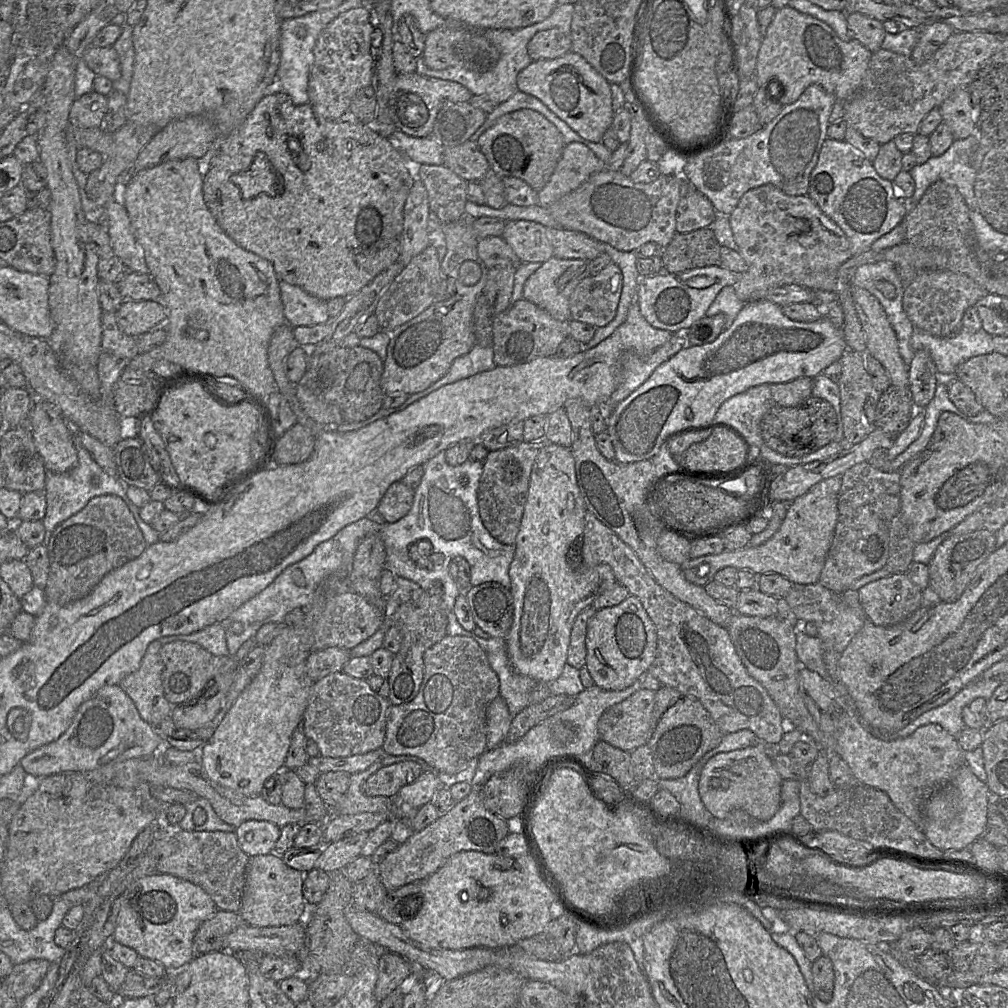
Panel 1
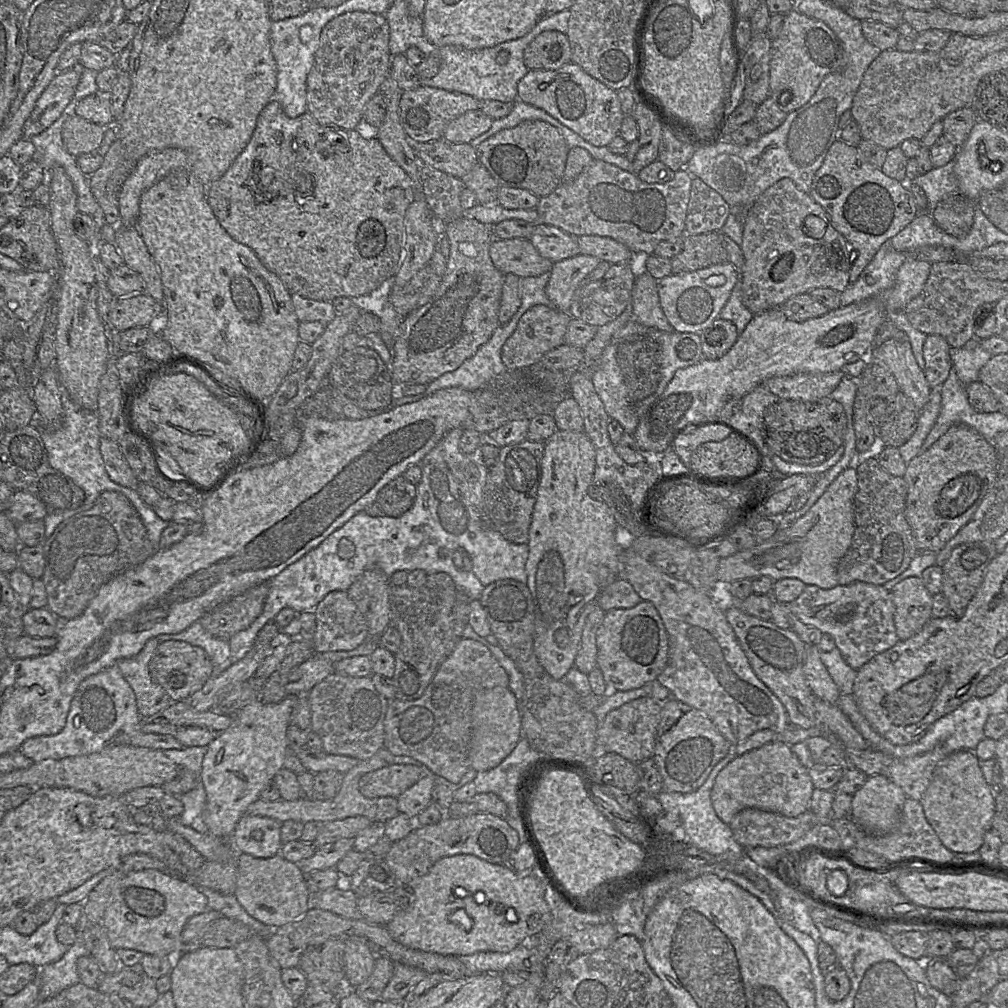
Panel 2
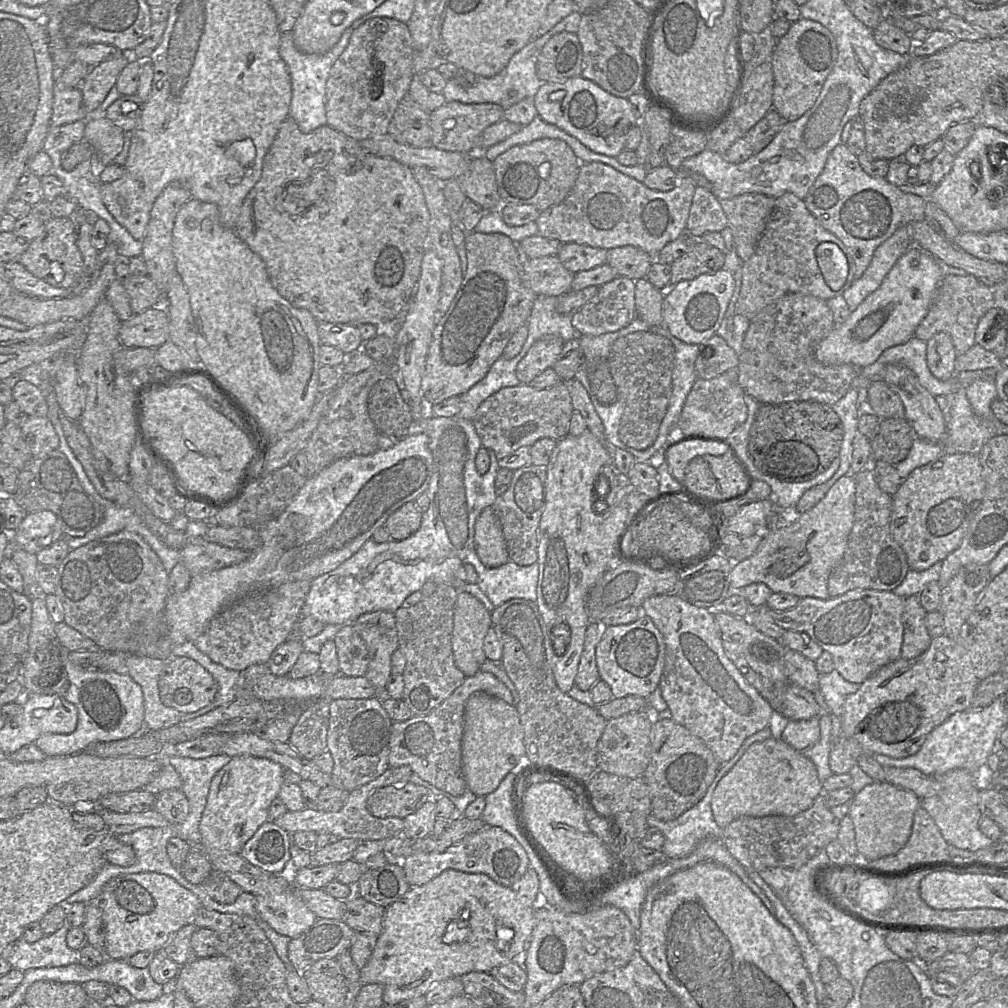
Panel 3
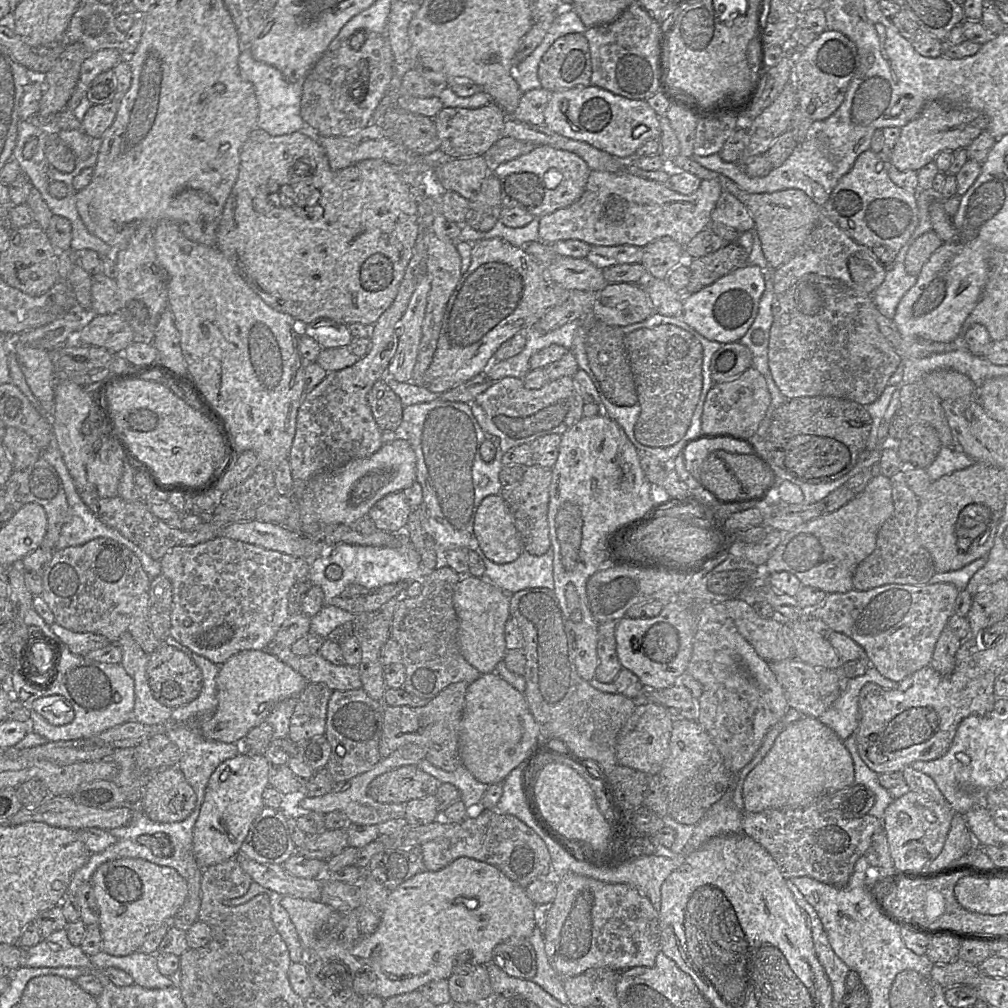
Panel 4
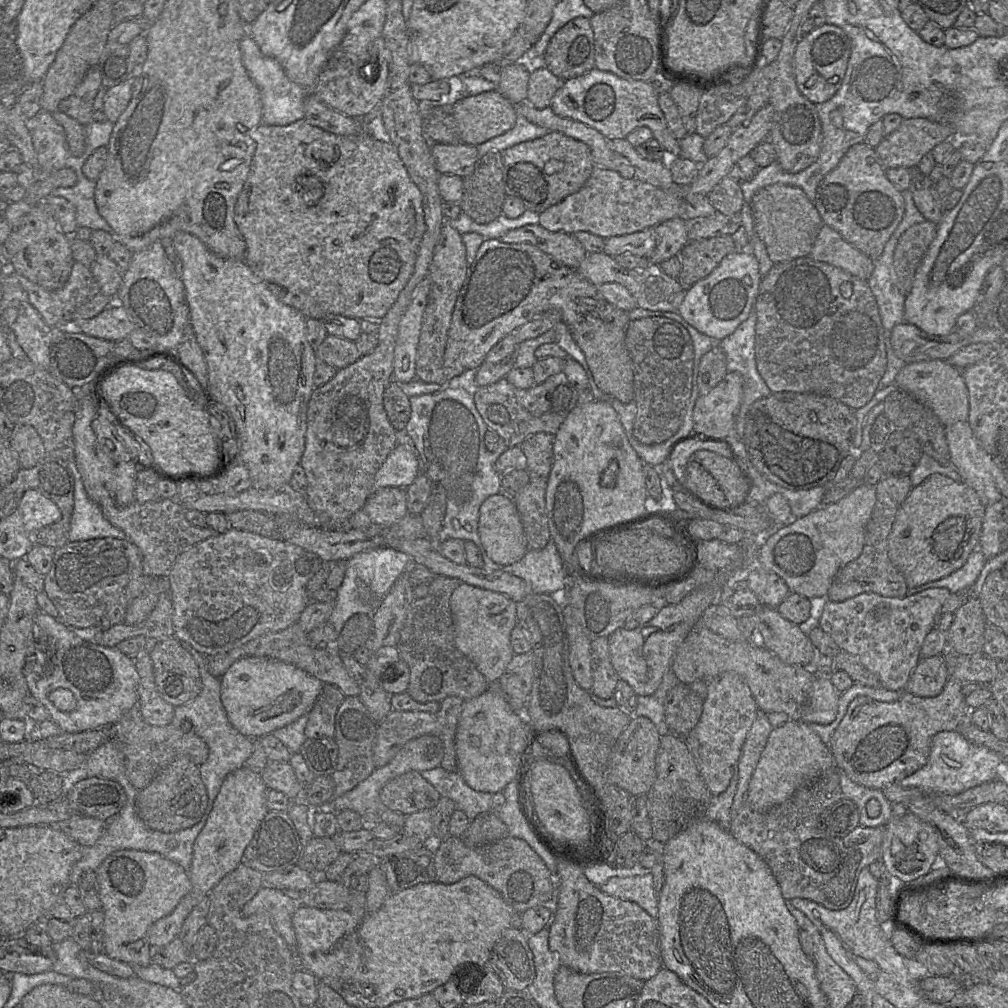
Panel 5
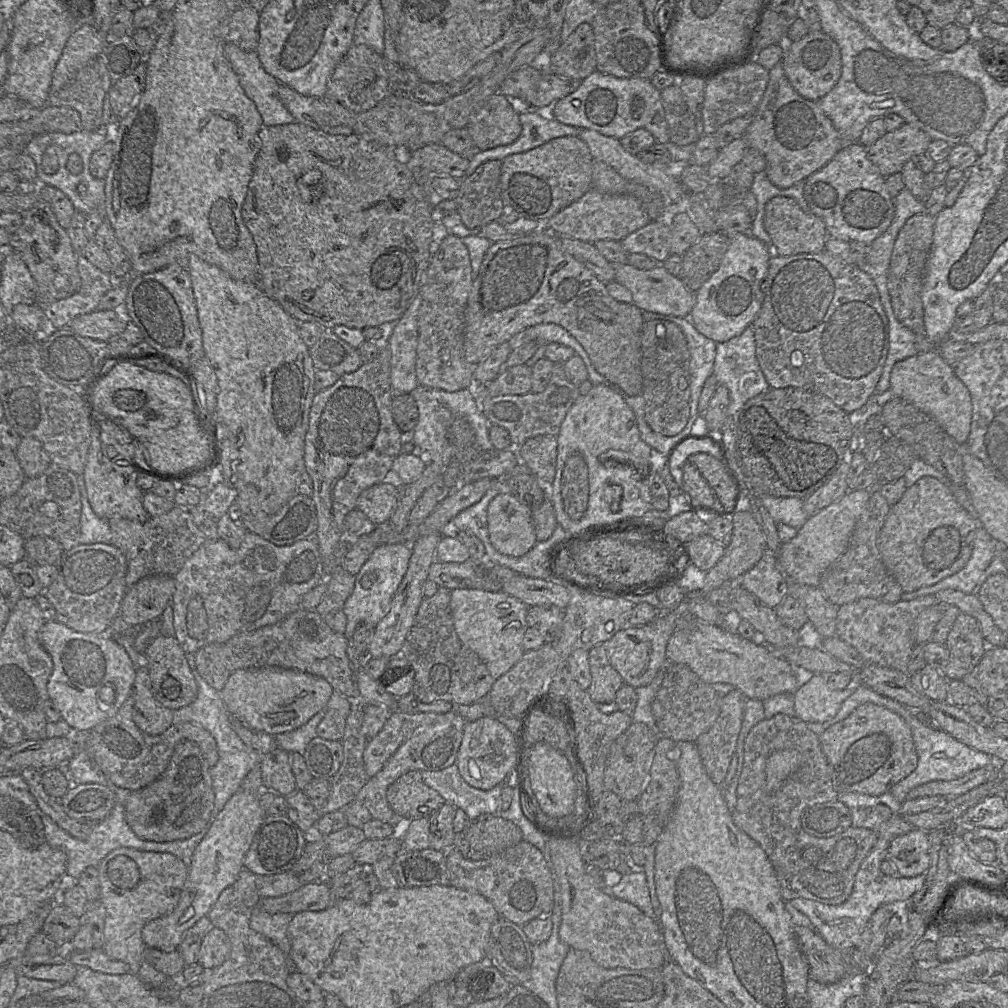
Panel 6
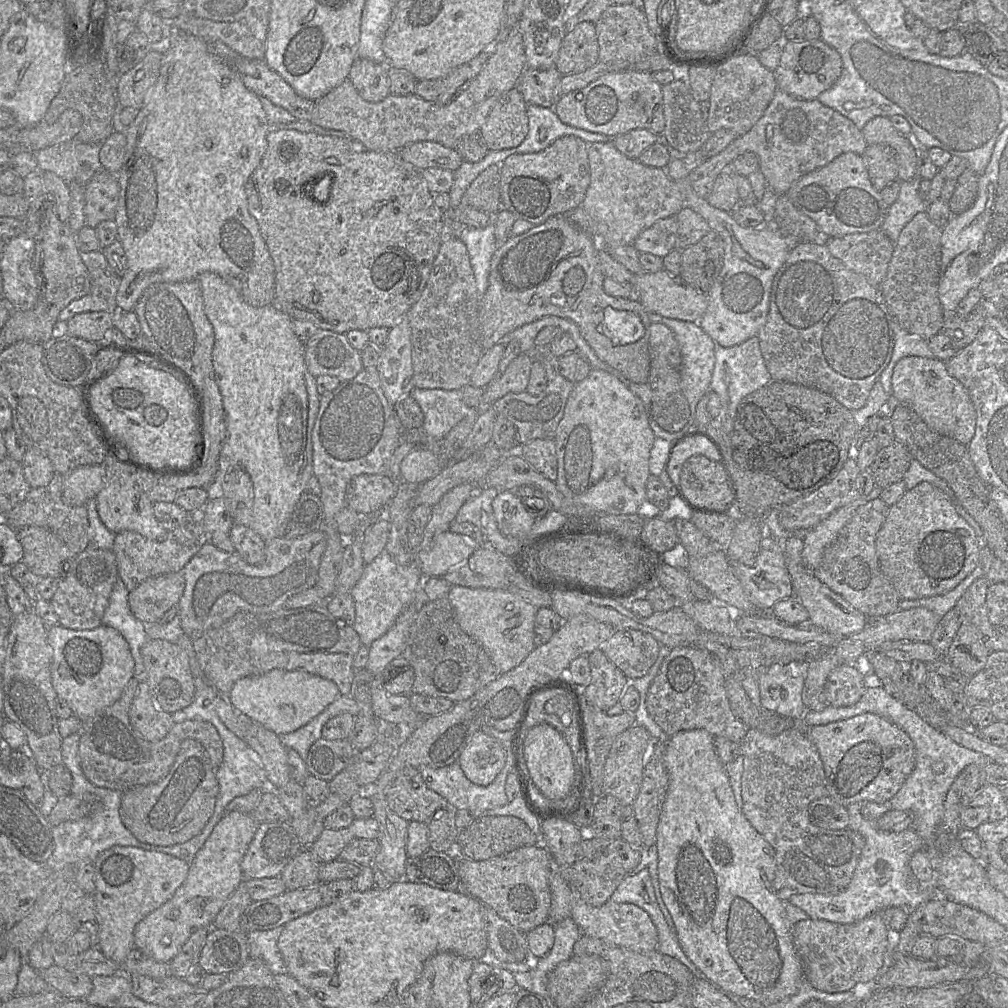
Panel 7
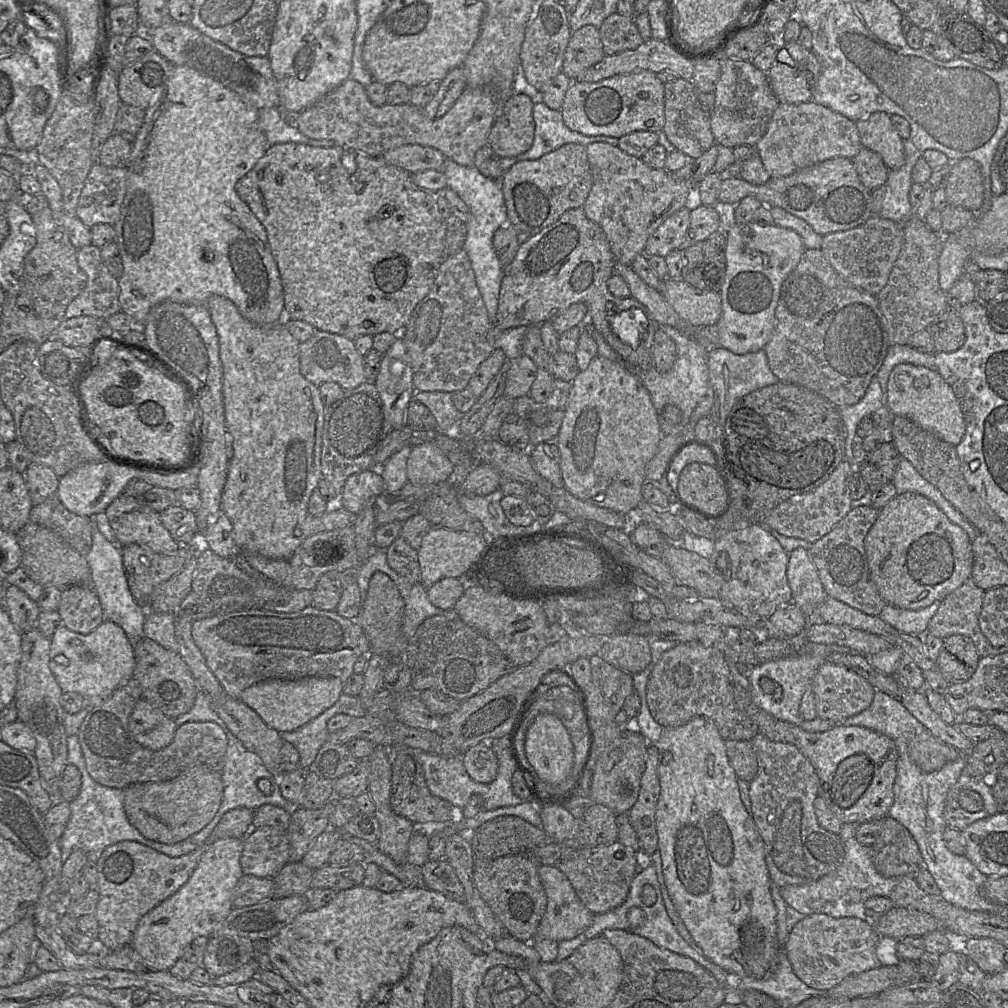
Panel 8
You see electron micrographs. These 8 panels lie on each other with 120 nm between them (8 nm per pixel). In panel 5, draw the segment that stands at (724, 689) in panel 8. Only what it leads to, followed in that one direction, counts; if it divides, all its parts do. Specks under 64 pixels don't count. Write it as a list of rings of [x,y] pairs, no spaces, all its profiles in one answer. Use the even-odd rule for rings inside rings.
[[[678,683],[664,701],[665,723],[669,730],[685,738],[699,723],[704,700],[689,686]]]

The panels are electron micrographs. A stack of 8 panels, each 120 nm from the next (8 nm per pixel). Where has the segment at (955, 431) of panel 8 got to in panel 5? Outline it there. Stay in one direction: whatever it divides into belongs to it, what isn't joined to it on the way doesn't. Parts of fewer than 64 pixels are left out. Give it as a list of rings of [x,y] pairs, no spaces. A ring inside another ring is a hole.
[[[931,359],[906,363],[897,373],[895,384],[917,401],[928,407],[944,427],[968,419],[969,400],[961,369],[949,361]]]

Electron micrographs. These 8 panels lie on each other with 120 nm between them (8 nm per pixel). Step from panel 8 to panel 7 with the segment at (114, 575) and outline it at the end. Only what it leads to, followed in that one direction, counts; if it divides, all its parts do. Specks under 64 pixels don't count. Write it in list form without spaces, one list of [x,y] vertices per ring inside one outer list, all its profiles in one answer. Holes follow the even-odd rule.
[[[118,575],[102,618],[102,624],[116,629],[125,638],[134,659],[134,676],[143,678],[144,662],[141,649],[147,642],[148,636],[145,624],[138,620],[129,608],[128,595],[129,591]]]

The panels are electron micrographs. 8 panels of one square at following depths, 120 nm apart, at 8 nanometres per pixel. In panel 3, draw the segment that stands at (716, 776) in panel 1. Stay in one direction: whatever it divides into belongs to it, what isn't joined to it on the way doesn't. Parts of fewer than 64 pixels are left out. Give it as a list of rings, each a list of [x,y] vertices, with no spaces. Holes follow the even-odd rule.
[[[781,739],[755,743],[719,781],[714,789],[711,809],[723,830],[740,817],[794,817],[808,810],[823,794],[816,767],[803,753]]]

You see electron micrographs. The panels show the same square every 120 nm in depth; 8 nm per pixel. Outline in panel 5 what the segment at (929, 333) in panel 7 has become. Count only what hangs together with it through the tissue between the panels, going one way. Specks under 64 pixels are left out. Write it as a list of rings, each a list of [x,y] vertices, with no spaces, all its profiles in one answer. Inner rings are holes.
[[[924,220],[905,230],[898,239],[892,266],[896,275],[896,286],[904,295],[904,304],[912,288],[920,262],[936,234],[936,224]]]

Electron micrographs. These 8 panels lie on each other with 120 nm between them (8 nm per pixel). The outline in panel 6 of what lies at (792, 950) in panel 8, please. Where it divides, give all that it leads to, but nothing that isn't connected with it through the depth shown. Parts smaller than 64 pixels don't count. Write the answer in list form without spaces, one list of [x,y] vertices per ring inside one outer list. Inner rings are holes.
[[[880,906],[871,916],[862,934],[862,944],[846,949],[830,946],[815,930],[803,926],[794,927],[799,948],[808,964],[809,978],[822,984],[833,984],[847,975],[867,976],[880,952],[887,944],[886,927],[889,920],[893,914],[905,908],[906,906]]]

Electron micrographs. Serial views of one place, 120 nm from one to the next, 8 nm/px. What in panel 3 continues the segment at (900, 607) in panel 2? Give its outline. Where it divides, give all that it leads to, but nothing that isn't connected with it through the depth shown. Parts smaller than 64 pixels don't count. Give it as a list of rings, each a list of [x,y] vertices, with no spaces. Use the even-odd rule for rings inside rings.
[[[920,595],[905,598],[902,621],[904,625],[901,657],[913,658],[925,652],[932,641],[926,626],[927,611],[921,604]]]

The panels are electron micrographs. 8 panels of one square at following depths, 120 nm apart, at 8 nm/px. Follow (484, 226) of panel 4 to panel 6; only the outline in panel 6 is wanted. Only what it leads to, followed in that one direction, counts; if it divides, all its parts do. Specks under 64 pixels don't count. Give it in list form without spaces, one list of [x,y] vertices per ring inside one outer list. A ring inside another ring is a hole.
[[[489,160],[460,180],[455,200],[457,212],[466,227],[480,229],[490,222],[499,221],[504,207],[500,171],[501,161]]]

